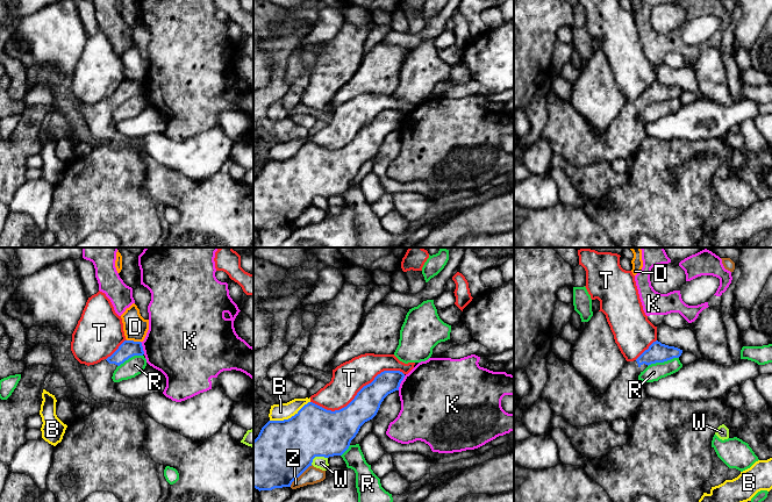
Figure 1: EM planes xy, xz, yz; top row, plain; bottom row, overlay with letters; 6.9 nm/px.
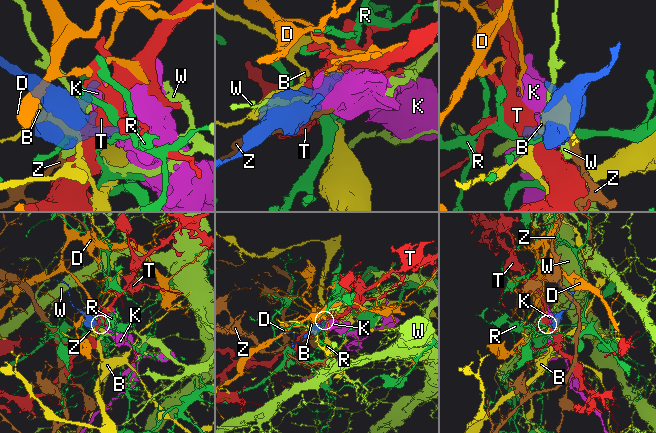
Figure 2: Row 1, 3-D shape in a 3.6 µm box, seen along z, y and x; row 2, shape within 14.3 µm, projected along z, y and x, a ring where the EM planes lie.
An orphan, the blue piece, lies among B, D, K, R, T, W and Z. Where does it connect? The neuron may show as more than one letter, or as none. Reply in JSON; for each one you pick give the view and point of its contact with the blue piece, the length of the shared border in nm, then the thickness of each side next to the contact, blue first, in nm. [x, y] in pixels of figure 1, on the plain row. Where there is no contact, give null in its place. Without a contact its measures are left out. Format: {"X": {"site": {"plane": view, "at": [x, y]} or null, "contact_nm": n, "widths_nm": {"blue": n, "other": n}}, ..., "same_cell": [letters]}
{"same_cell": []}

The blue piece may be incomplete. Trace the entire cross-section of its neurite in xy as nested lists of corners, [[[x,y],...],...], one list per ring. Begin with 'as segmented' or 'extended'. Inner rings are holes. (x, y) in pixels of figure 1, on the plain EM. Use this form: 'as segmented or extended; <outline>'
extended; [[[124,80],[119,88],[107,99],[94,105],[81,103],[81,113],[90,129],[90,139],[94,143],[106,141],[133,143],[135,144],[145,163],[145,173],[143,180],[143,191],[156,203],[173,207],[179,213],[179,220],[171,224],[170,234],[162,248],[251,248],[253,245],[253,187],[241,181],[236,181],[230,177],[229,170],[234,165],[228,159],[222,167],[212,177],[196,182],[173,170],[165,167],[151,158],[143,148],[141,138],[131,138],[123,136],[115,127],[112,116],[117,106],[134,95],[144,95],[141,81]]]

